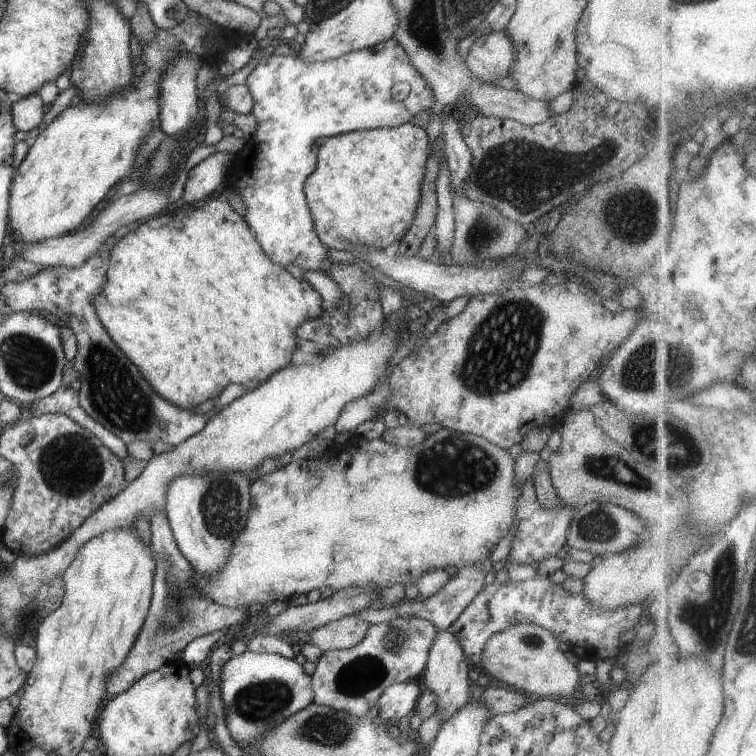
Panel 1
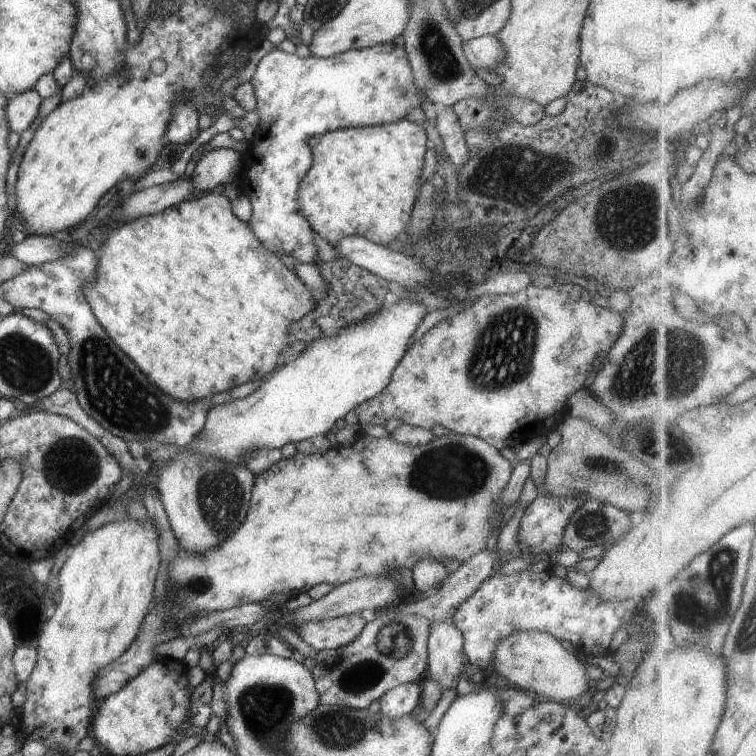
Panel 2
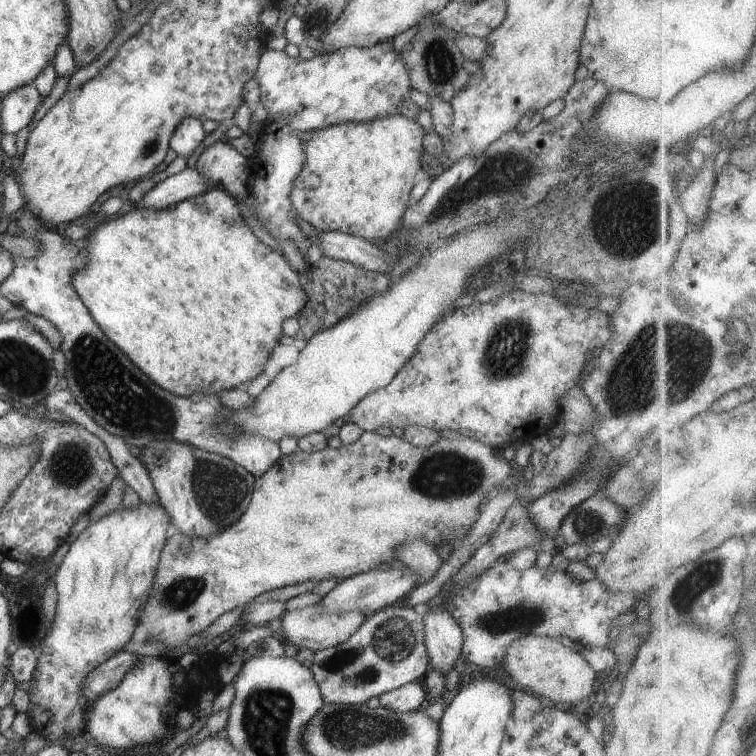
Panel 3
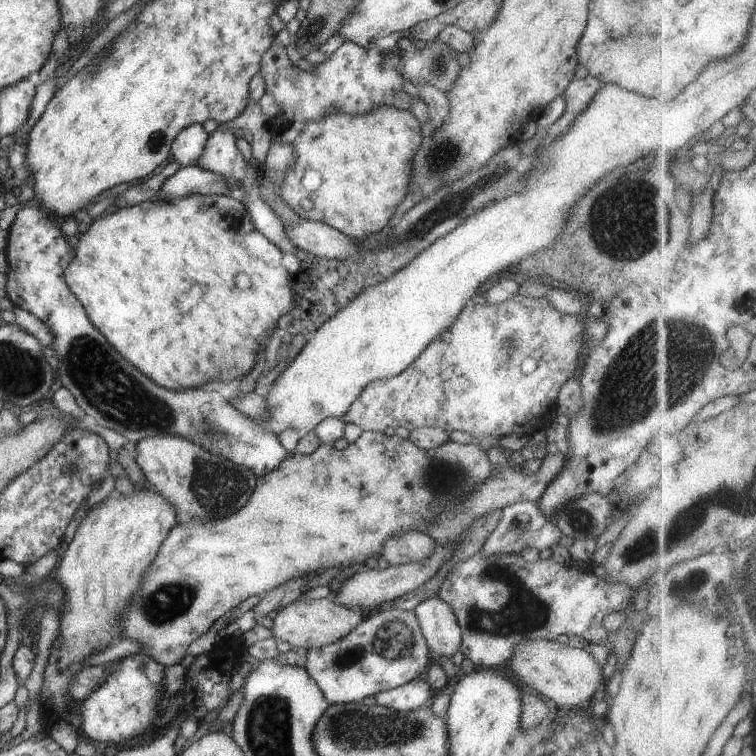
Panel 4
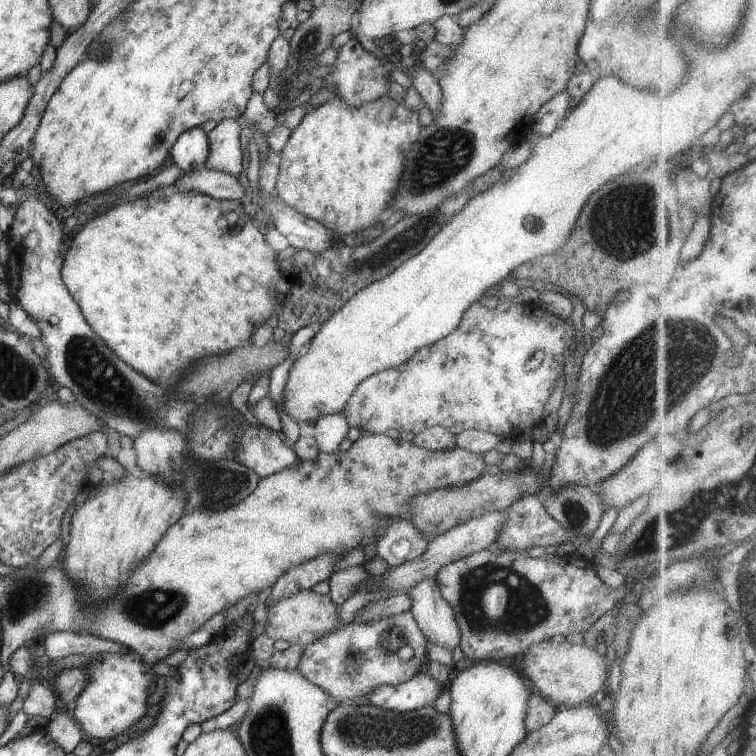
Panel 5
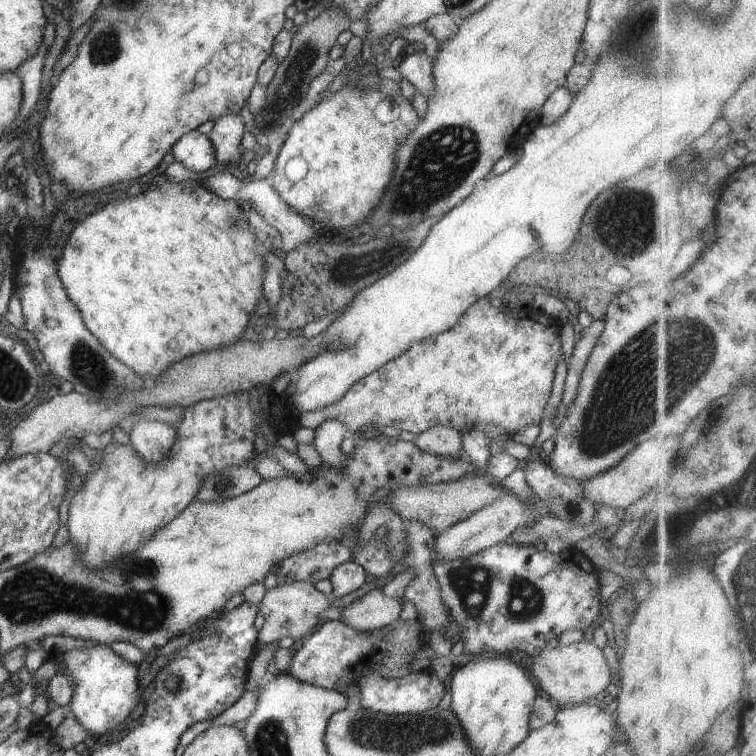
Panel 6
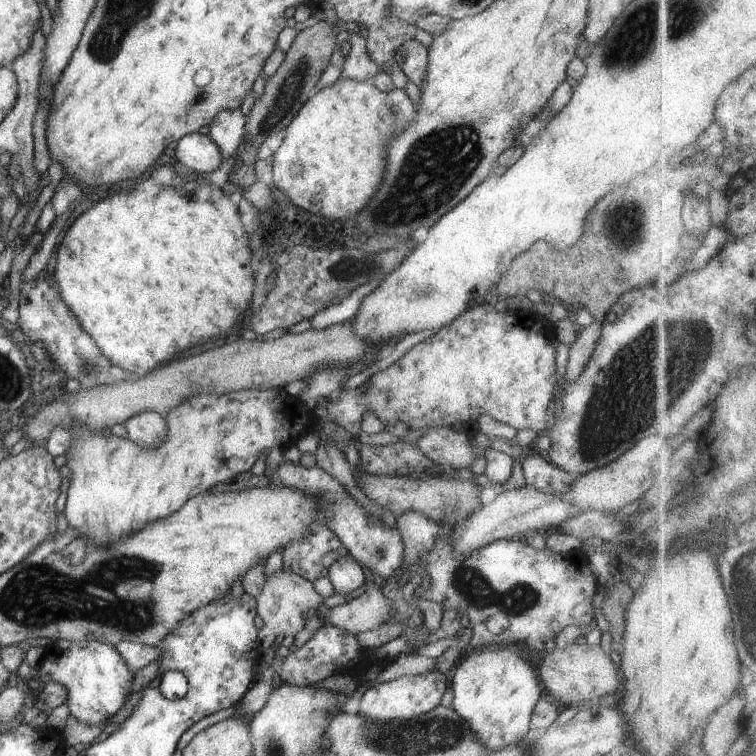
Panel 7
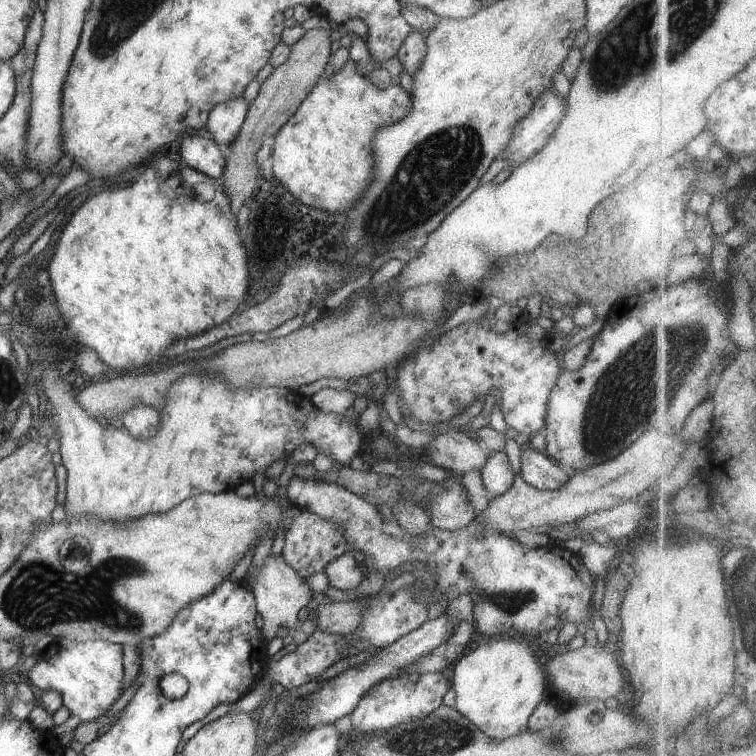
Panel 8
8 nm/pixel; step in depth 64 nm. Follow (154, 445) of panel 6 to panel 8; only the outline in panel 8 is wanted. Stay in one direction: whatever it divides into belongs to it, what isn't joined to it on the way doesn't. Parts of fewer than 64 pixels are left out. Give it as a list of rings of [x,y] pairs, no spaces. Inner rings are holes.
[[[136,403],[120,416],[124,429],[134,437],[148,439],[157,429],[159,412],[155,407]]]

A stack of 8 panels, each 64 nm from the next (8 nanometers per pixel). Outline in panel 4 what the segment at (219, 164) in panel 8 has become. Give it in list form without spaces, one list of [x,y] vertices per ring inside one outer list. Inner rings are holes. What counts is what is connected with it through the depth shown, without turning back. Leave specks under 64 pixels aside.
[[[194,124],[181,131],[171,145],[171,154],[180,167],[190,167],[202,157],[209,138],[200,124]]]

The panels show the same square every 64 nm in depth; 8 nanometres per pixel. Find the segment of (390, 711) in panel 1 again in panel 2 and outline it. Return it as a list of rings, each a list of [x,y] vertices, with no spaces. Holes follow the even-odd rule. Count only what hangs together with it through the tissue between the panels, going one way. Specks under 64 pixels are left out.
[[[417,683],[399,685],[379,699],[380,712],[392,717],[414,714],[420,708],[421,697],[421,688]]]

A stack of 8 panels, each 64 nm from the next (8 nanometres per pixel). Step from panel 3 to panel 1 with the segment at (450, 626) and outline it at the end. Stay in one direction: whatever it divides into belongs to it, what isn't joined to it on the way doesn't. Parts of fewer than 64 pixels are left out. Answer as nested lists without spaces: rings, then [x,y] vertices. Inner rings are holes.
[[[448,629],[439,630],[424,668],[424,688],[436,694],[436,712],[440,714],[440,726],[444,726],[448,718],[452,718],[464,704],[472,700],[467,661],[465,654],[460,650],[458,638],[454,638],[454,634],[448,632]]]

